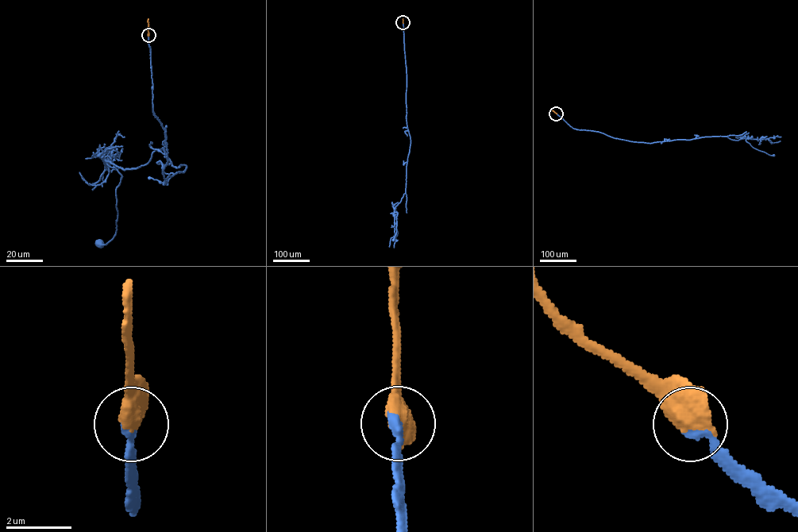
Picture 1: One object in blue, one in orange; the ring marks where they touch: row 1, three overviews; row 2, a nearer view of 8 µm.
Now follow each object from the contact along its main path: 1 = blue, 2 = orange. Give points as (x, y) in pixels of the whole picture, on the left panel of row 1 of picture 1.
1: (148, 36), (163, 184), (186, 168), (163, 148), (136, 167), (104, 158), (121, 177), (116, 233), (100, 244)
2: (148, 36), (148, 19)

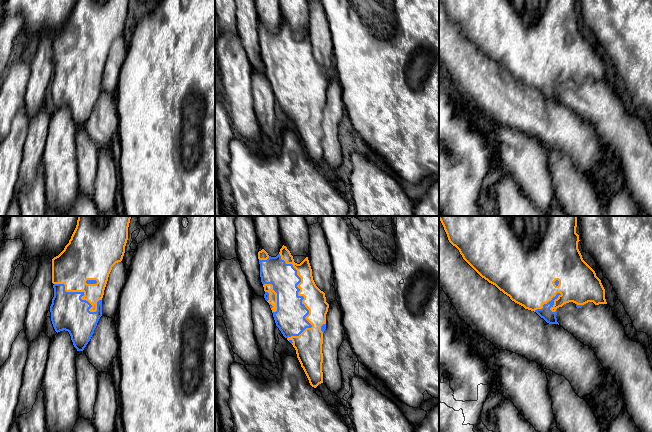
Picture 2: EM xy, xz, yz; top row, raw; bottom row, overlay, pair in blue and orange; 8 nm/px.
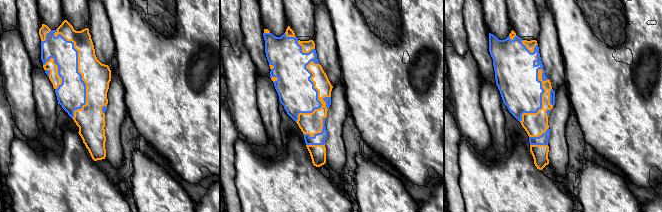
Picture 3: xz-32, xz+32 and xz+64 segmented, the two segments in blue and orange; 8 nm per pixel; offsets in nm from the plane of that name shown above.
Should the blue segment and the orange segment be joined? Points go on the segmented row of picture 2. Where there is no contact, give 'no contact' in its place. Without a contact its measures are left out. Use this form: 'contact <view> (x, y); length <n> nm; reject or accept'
contact xz (302, 299); length 700 nm; accept

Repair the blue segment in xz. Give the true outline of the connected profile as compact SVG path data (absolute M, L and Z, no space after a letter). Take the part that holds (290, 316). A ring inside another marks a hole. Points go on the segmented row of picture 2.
M282 246L276 257L271 257L262 249L258 252L260 277L264 287L264 298L269 303L276 326L293 345L297 358L309 383L316 388L323 383L323 333L326 329L326 314L329 304L325 293L315 284L312 269L306 257L300 264L294 262L286 246Z

